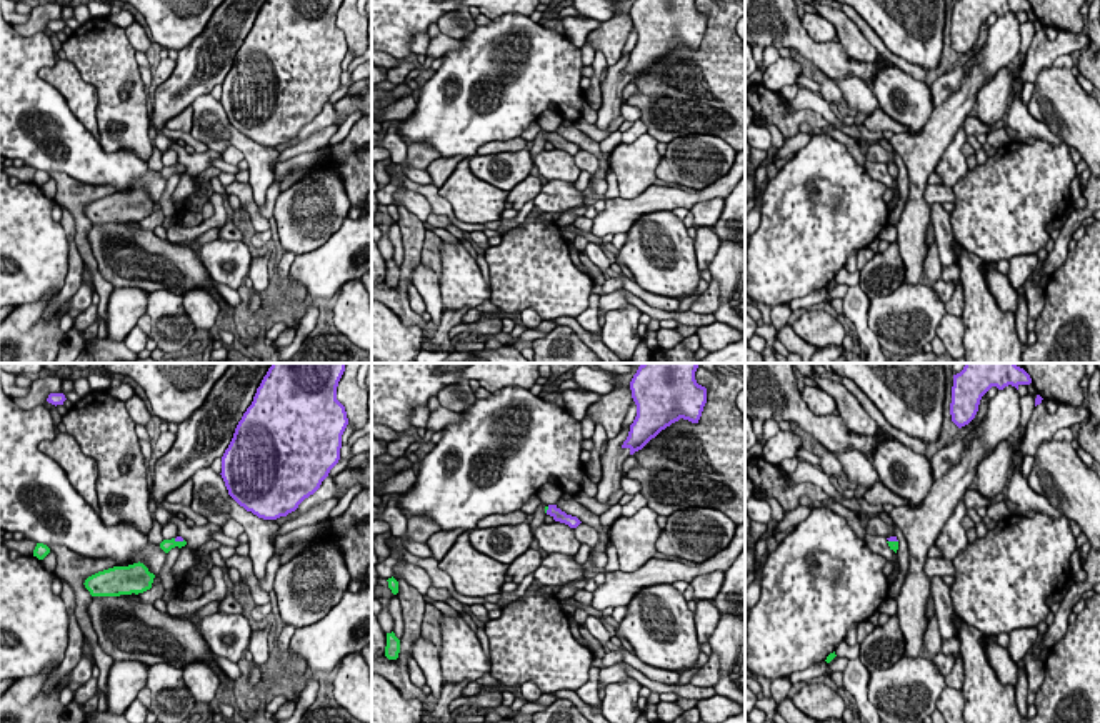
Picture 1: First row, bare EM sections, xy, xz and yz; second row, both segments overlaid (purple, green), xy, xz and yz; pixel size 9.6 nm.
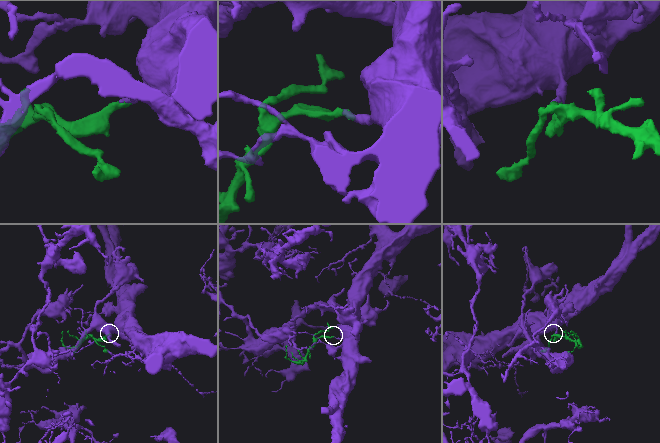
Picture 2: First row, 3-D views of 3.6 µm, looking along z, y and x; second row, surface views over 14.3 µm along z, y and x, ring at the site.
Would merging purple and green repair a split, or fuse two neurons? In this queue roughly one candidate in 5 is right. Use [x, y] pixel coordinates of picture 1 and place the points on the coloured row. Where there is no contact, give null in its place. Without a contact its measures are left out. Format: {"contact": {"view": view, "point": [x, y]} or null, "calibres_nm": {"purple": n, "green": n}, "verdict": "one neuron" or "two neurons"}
{"contact": {"view": "xy", "point": [179, 540]}, "calibres_nm": {"purple": 60, "green": 120}, "verdict": "one neuron"}

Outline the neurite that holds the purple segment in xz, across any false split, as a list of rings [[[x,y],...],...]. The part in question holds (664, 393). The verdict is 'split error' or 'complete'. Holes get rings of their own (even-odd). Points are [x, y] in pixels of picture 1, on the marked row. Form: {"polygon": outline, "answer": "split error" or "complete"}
{"polygon": [[[642,363],[630,381],[637,416],[622,448],[642,450],[680,418],[698,423],[707,388],[695,380],[697,363]]], "answer": "complete"}

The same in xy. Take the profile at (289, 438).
{"polygon": [[[272,363],[222,456],[228,495],[247,511],[277,520],[313,495],[340,460],[348,425],[337,386],[347,363]]], "answer": "complete"}

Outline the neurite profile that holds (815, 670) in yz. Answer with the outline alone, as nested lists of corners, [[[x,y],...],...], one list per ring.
[[[822,661],[822,663],[813,663],[808,668],[790,673],[787,676],[792,681],[792,685],[795,685],[795,683],[808,681],[812,678],[823,676],[825,670],[827,670],[827,661]]]

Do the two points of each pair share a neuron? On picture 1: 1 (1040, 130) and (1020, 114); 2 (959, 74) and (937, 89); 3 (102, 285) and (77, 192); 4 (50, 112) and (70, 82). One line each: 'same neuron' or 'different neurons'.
1: same neuron
2: same neuron
3: same neuron
4: different neurons

